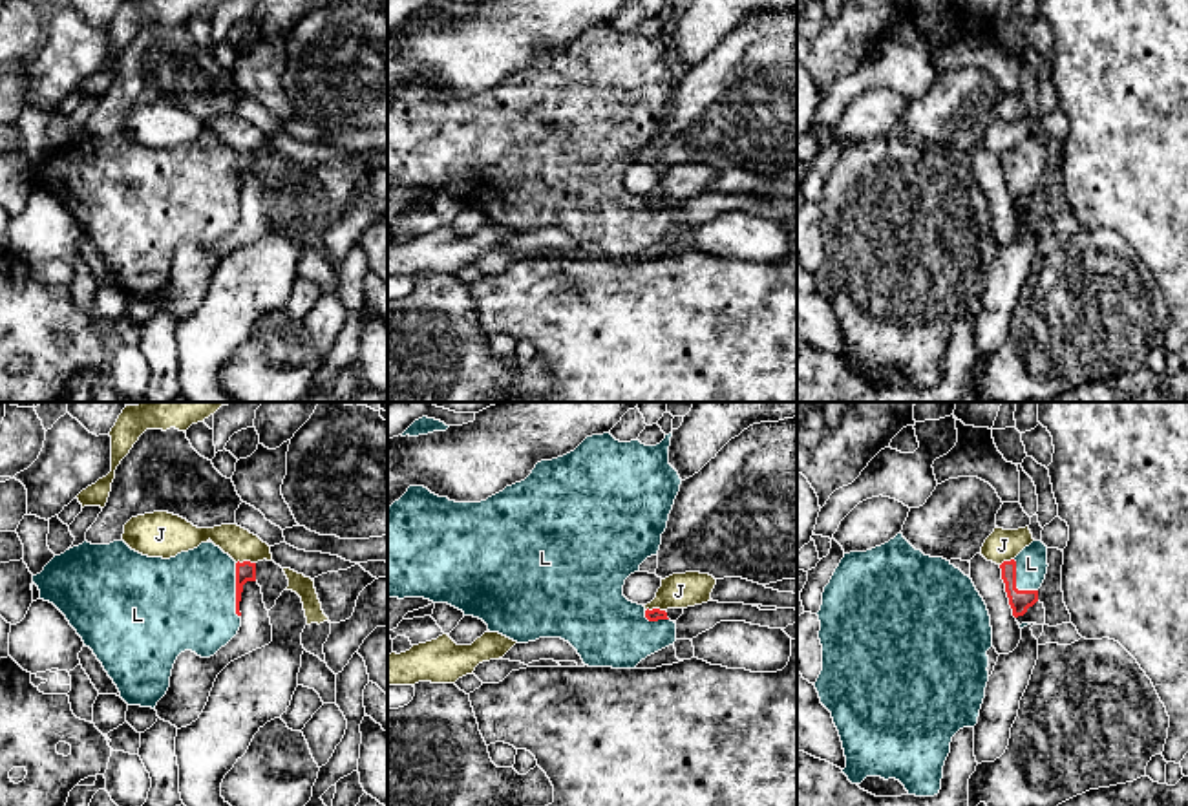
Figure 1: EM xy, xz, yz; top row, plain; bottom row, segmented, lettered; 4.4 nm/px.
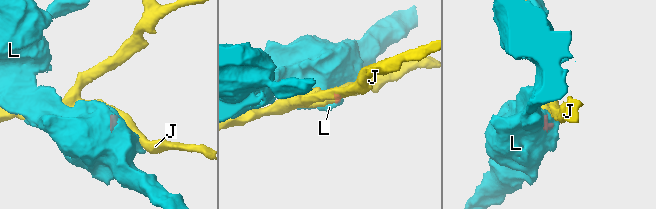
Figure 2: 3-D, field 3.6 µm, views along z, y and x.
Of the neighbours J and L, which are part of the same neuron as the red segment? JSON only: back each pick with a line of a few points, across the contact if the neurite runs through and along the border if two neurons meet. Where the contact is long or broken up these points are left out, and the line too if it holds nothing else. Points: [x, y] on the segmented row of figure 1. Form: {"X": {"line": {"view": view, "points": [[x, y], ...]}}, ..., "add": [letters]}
{"add": ["L"]}

